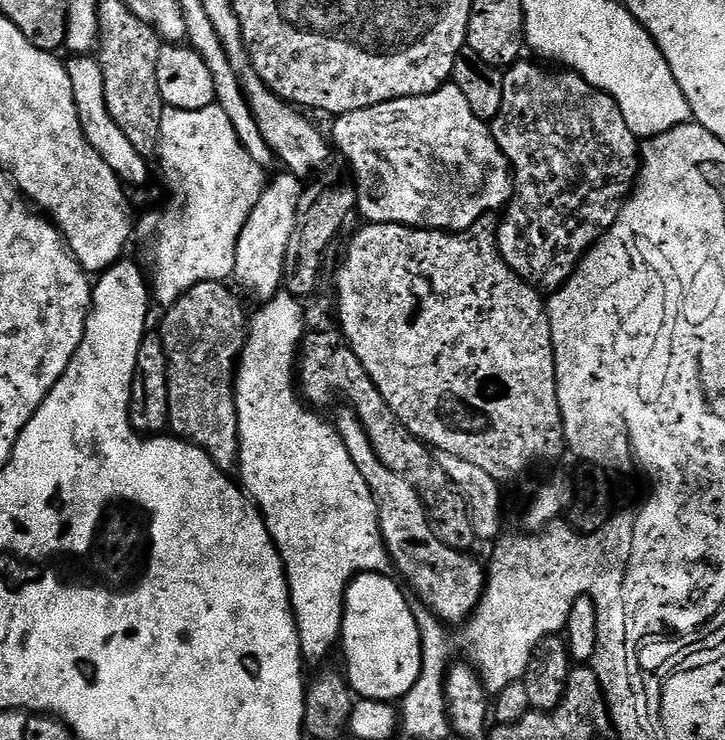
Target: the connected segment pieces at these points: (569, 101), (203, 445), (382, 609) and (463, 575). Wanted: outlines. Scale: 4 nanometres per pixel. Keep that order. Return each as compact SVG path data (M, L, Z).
M528 58L517 60L511 68L504 72L502 110L498 110L495 120L491 121L490 124L490 136L495 147L506 157L513 169L516 167L516 197L513 198L512 205L509 206L504 220L502 216L499 221L496 229L496 245L500 247L502 258L508 263L510 270L514 270L514 274L521 276L527 284L531 284L533 288L544 294L551 294L563 286L575 274L580 260L616 225L618 214L623 210L625 202L628 201L633 188L636 186L641 165L641 141L630 130L630 126L626 126L626 118L622 118L622 110L616 99L610 94L598 90L590 82L583 80L577 72L563 71L547 72L546 69L531 64Z
M211 280L210 282L198 282L198 286L194 286L190 290L186 290L186 294L182 294L167 309L168 312L164 316L158 328L158 334L162 338L166 346L166 358L168 359L168 428L182 440L189 440L192 444L196 444L202 450L206 450L206 454L210 454L210 458L224 472L231 473L237 467L240 459L240 431L238 430L238 410L236 409L236 370L240 362L240 356L244 353L244 344L248 341L248 330L250 327L249 313L244 313L244 304L228 289L227 283Z
M361 572L348 586L340 644L346 658L345 677L350 689L361 699L403 701L422 670L422 642L416 614L404 597L405 589L392 578L382 572Z
M350 406L343 407L337 410L334 417L336 432L342 438L342 446L346 446L346 451L350 453L350 462L358 466L358 474L366 478L366 486L370 486L372 496L376 499L378 522L393 569L397 573L400 571L399 579L409 589L412 587L416 591L415 599L425 604L445 625L463 625L484 596L485 565L479 564L472 557L474 555L467 551L451 549L439 540L418 492L406 478L402 478L402 474L394 474L394 470L390 470L390 466L378 458L366 434L366 426L362 426L356 411Z

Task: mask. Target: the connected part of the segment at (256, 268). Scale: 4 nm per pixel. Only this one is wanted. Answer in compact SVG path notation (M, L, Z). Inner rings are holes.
M283 174L276 181L269 183L264 189L262 198L254 206L246 226L242 226L242 234L238 238L238 250L236 251L236 270L234 280L237 280L252 296L257 296L257 301L263 302L272 299L281 291L284 283L284 255L286 246L289 245L290 234L294 231L296 215L299 213L300 203L306 195L302 180L291 174Z

